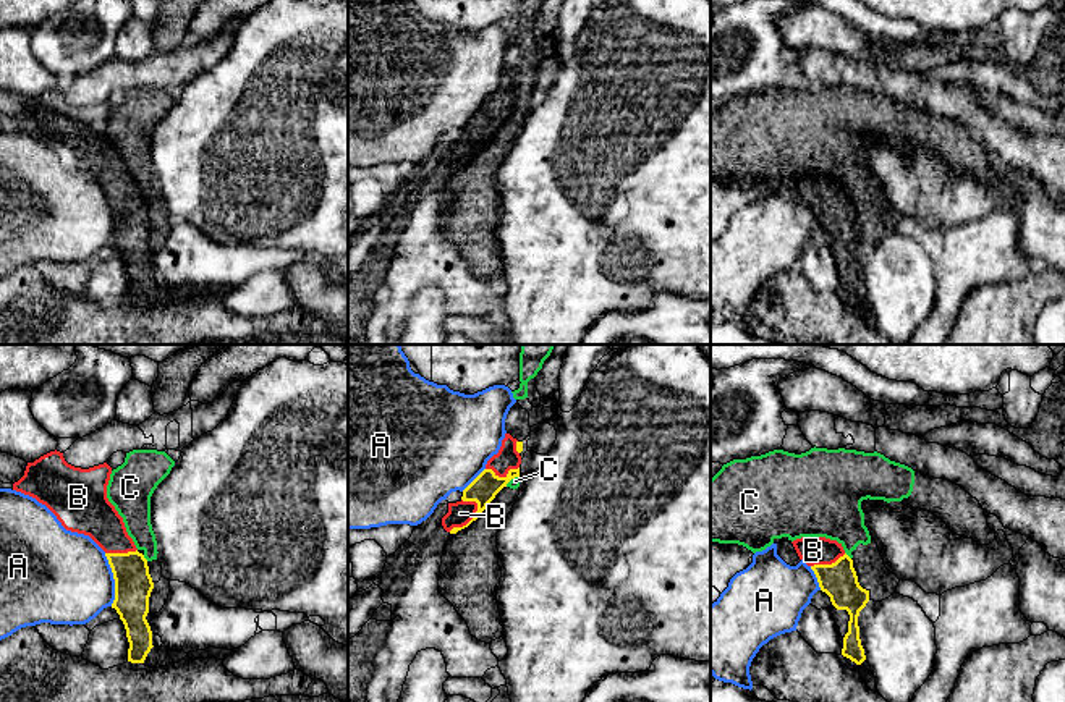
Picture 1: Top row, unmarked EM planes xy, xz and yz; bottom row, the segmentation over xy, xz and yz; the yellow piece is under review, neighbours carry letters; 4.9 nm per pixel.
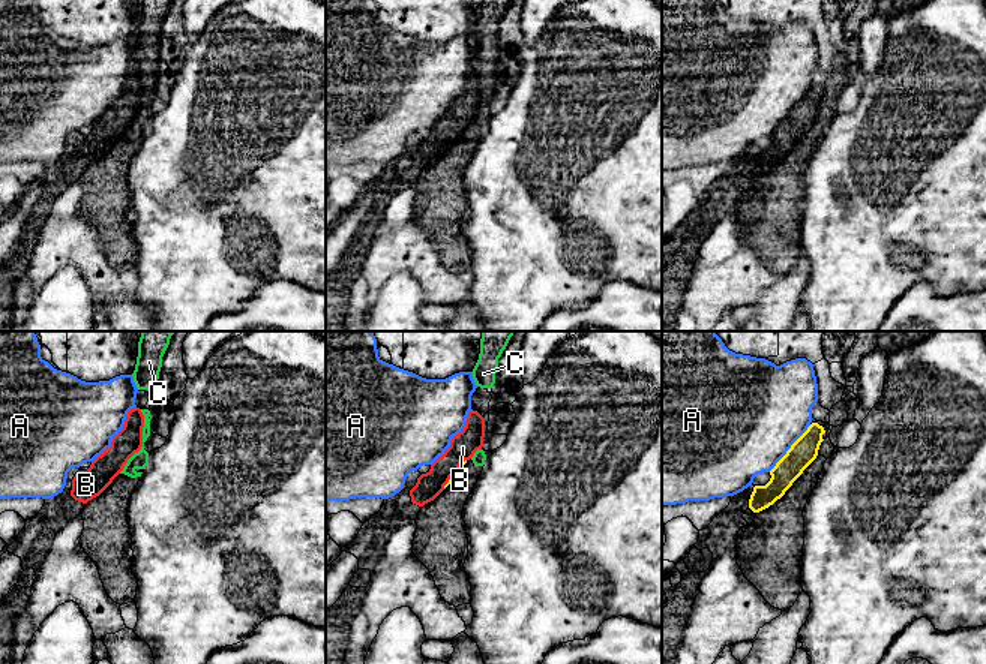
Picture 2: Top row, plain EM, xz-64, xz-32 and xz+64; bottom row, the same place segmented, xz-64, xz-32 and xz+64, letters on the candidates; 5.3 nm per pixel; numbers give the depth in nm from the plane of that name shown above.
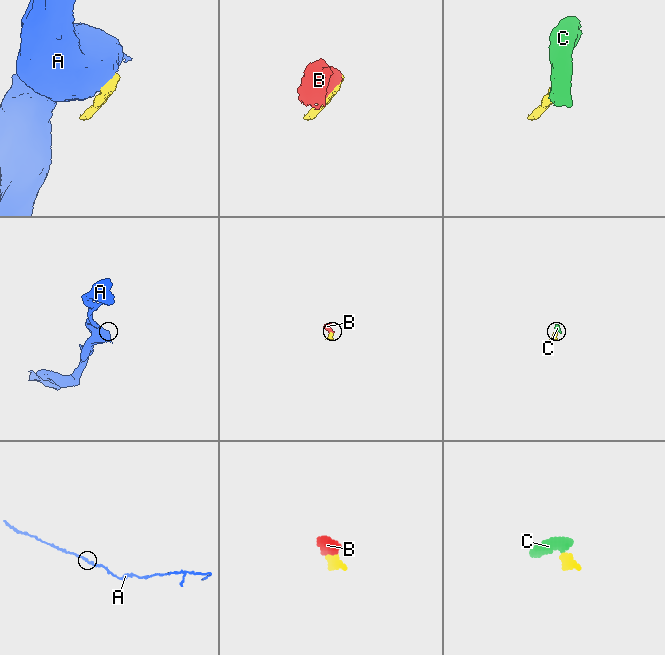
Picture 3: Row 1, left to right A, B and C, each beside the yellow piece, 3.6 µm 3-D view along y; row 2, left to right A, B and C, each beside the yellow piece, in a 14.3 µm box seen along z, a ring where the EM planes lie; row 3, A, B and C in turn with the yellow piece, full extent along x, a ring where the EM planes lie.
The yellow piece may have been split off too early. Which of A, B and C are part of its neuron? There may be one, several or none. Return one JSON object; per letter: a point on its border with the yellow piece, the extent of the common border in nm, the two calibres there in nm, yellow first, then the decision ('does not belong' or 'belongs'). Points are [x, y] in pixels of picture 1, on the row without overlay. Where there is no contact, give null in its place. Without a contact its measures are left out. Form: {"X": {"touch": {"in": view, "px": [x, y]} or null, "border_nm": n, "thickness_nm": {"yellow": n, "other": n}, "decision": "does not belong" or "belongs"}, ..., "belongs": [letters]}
{"A": {"touch": {"in": "xy", "px": [114, 215]}, "border_nm": 260, "thickness_nm": {"yellow": 190, "other": 460}, "decision": "does not belong"}, "B": {"touch": {"in": "xz", "px": [470, 159]}, "border_nm": 200, "thickness_nm": {"yellow": 140, "other": 120}, "decision": "belongs"}, "C": {"touch": {"in": "xy", "px": [144, 196]}, "border_nm": 40, "thickness_nm": {"yellow": 190, "other": 150}, "decision": "does not belong"}, "belongs": ["B"]}

